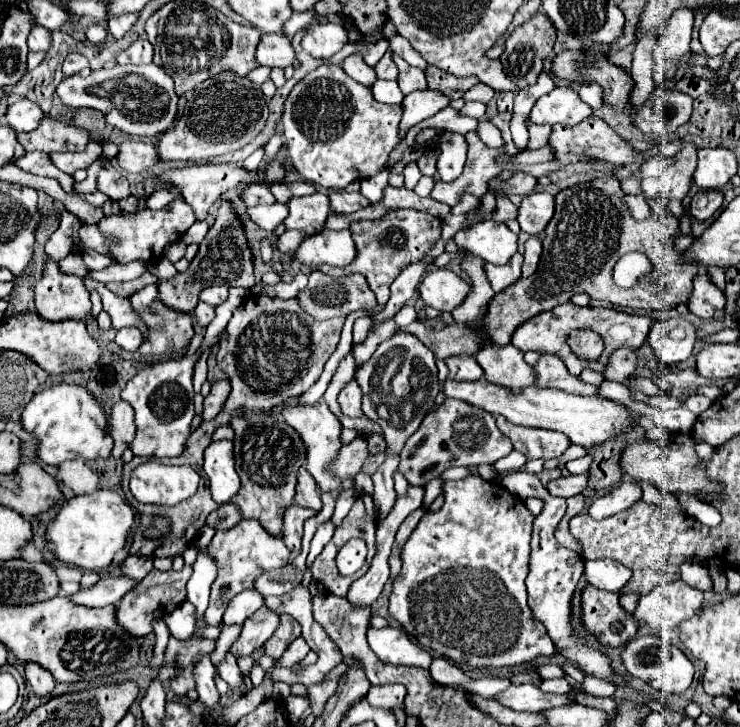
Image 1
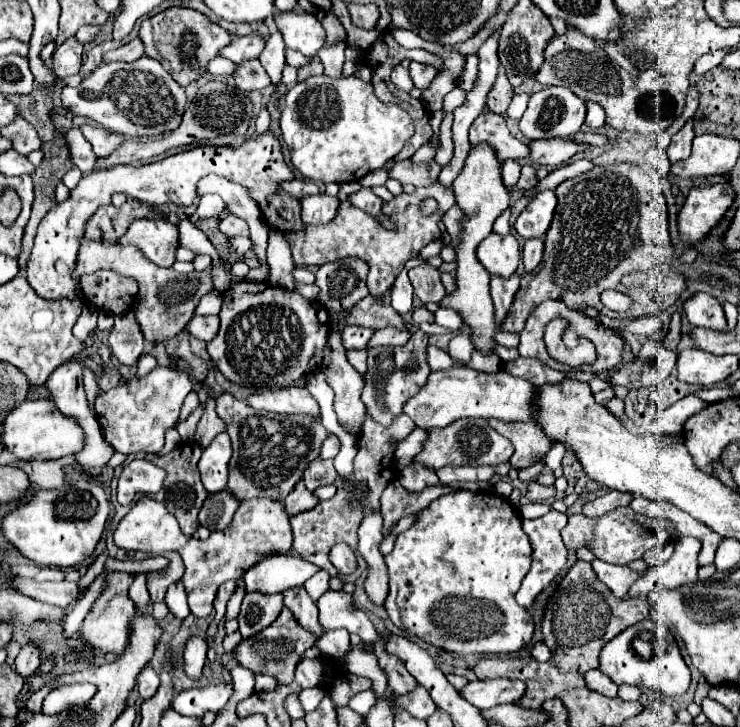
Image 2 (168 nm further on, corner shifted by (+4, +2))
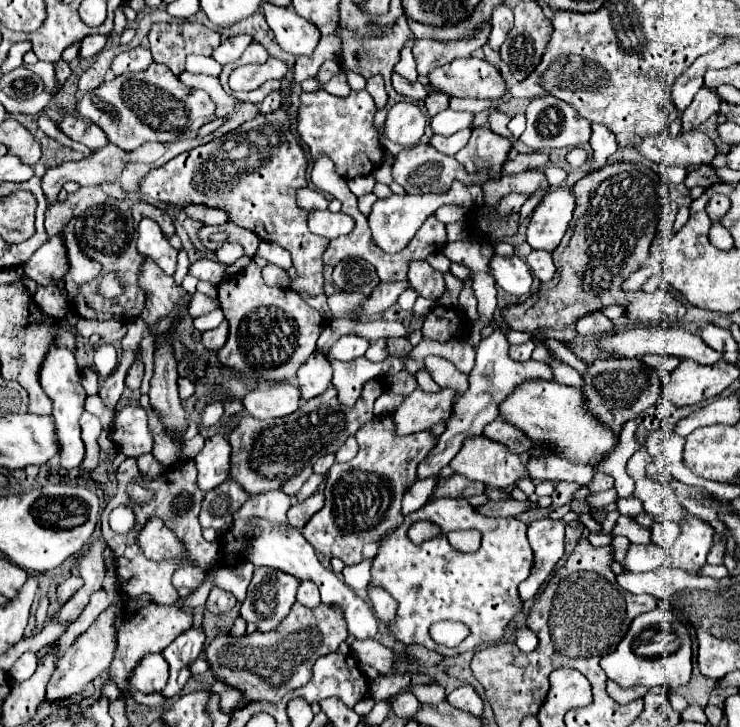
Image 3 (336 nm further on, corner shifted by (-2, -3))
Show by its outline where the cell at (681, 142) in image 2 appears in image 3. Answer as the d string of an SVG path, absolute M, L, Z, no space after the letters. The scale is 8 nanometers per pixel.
M706 87L700 89L696 93L694 101L690 103L690 107L686 107L686 111L682 113L682 131L696 129L710 115L718 113L718 109L720 109L720 97L716 93L712 93L712 91L708 91Z

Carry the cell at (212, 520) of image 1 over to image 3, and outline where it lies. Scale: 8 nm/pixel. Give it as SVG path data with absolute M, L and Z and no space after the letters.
M232 479L224 481L220 487L204 495L200 525L212 527L216 531L220 531L226 525L232 525L232 513L238 511L246 499L248 499L248 493L242 487L238 487L236 481Z

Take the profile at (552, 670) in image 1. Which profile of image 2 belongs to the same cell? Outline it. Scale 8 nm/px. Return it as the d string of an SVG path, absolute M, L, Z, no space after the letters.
M590 670L590 672L586 674L586 680L588 680L588 686L594 688L596 692L600 692L600 694L604 694L604 696L608 696L608 698L616 698L618 688L616 688L612 682L608 682L606 676L604 676L600 670Z

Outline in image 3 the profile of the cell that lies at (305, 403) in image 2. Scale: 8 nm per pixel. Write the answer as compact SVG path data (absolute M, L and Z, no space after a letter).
M278 383L270 389L256 389L244 395L242 405L256 419L272 419L294 413L300 407L300 389L292 383Z

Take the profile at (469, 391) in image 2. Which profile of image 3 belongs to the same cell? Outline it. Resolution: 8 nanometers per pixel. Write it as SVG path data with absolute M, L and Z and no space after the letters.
M416 389L402 401L398 413L392 413L396 433L406 435L426 431L436 423L448 423L448 419L452 417L456 397L458 393L454 389L440 389L438 393Z

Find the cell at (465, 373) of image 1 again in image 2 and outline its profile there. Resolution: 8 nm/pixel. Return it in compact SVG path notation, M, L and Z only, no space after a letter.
M454 336L448 344L448 354L454 358L456 364L466 364L474 350L470 336Z

